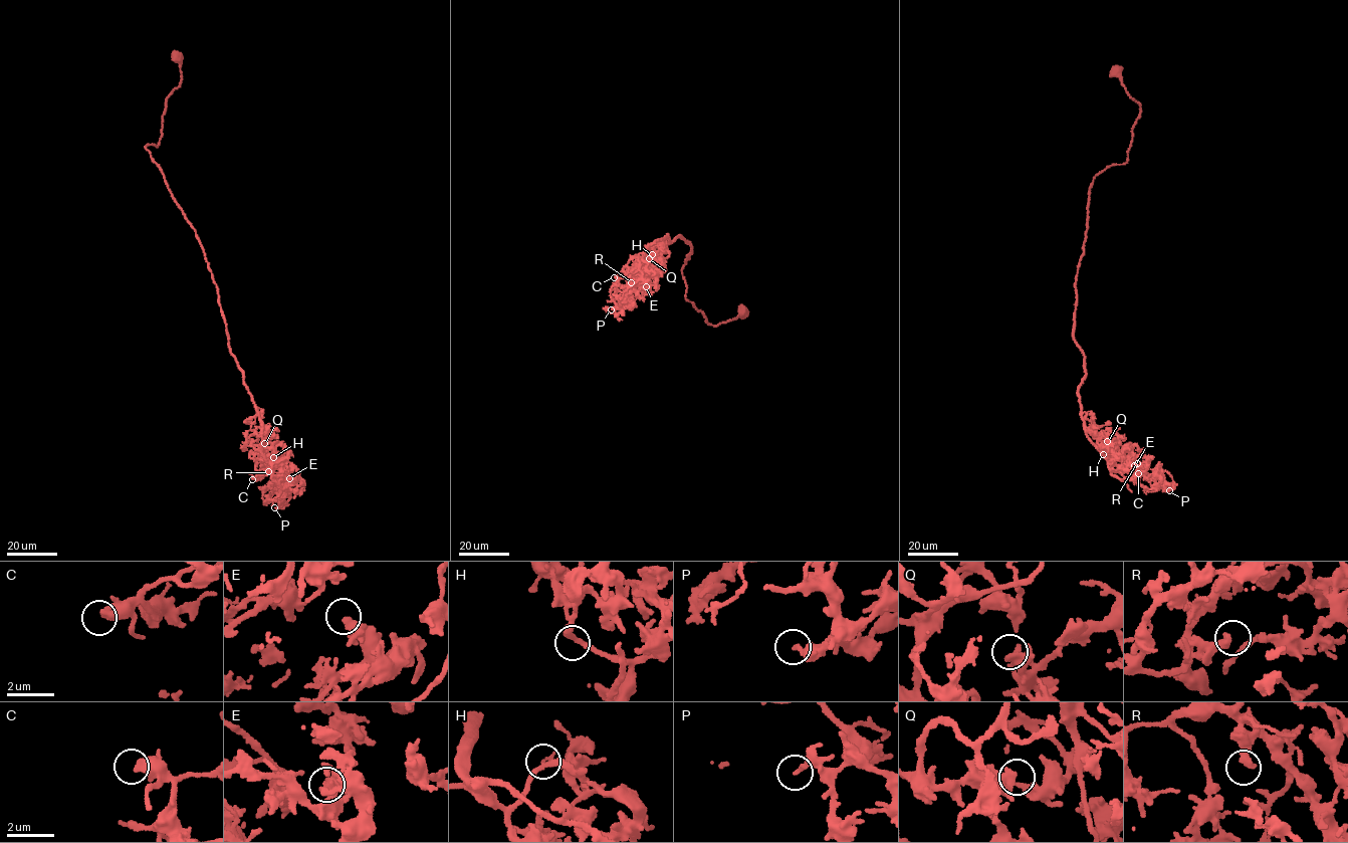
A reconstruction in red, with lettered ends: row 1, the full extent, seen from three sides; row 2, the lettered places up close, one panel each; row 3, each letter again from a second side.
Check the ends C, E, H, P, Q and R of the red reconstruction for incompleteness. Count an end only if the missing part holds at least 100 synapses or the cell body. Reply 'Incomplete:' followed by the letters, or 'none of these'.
Incomplete: none of these

